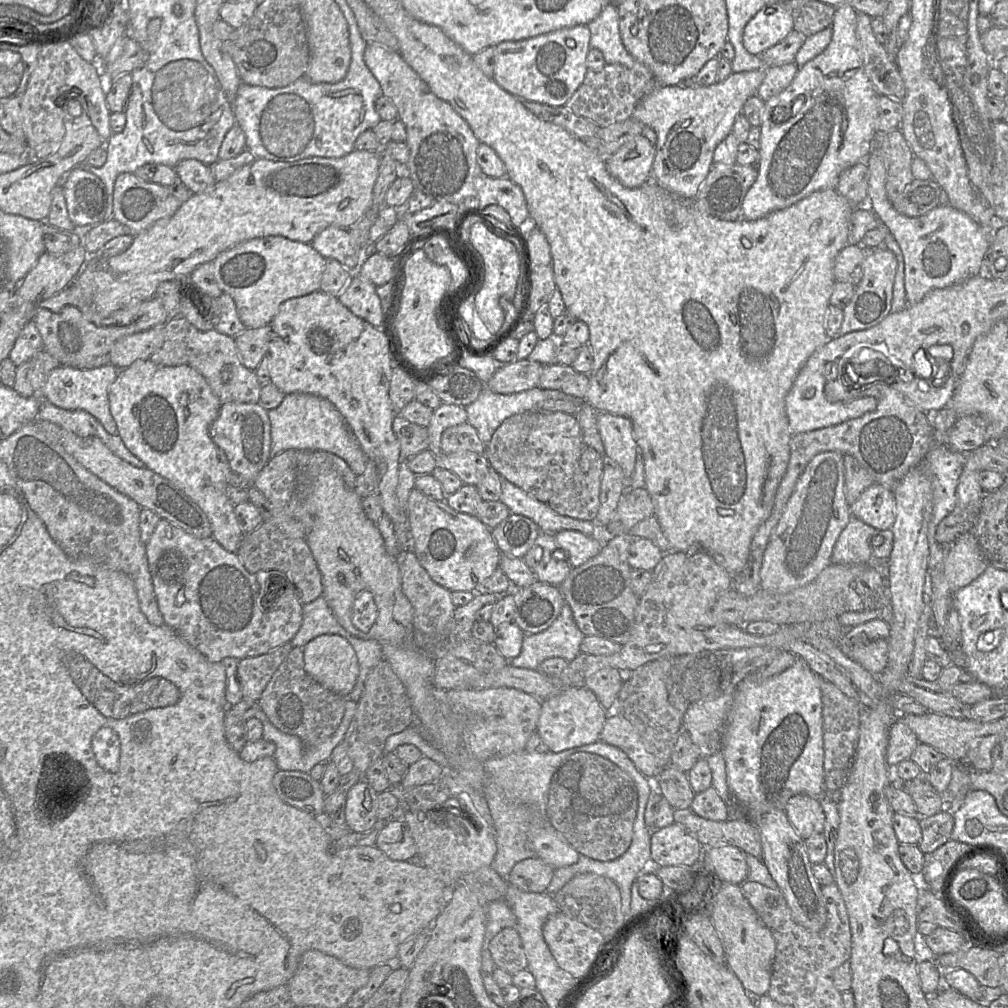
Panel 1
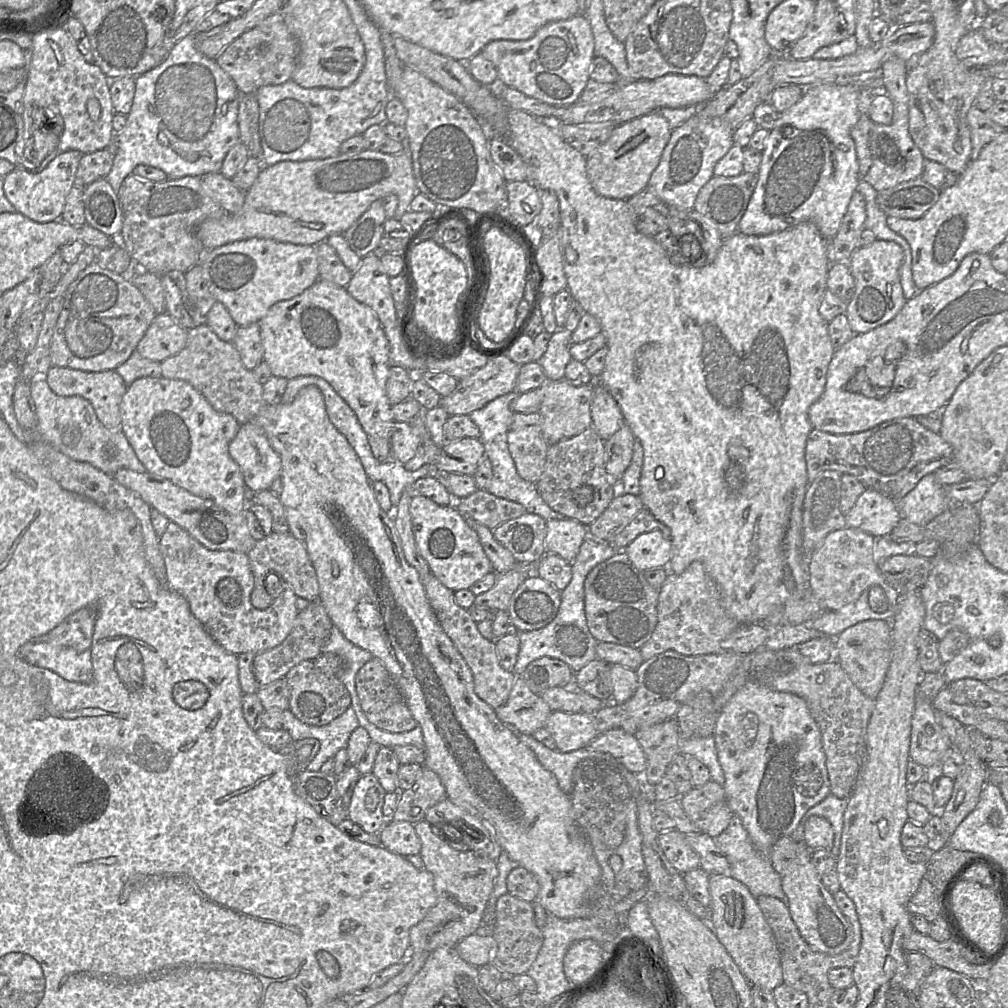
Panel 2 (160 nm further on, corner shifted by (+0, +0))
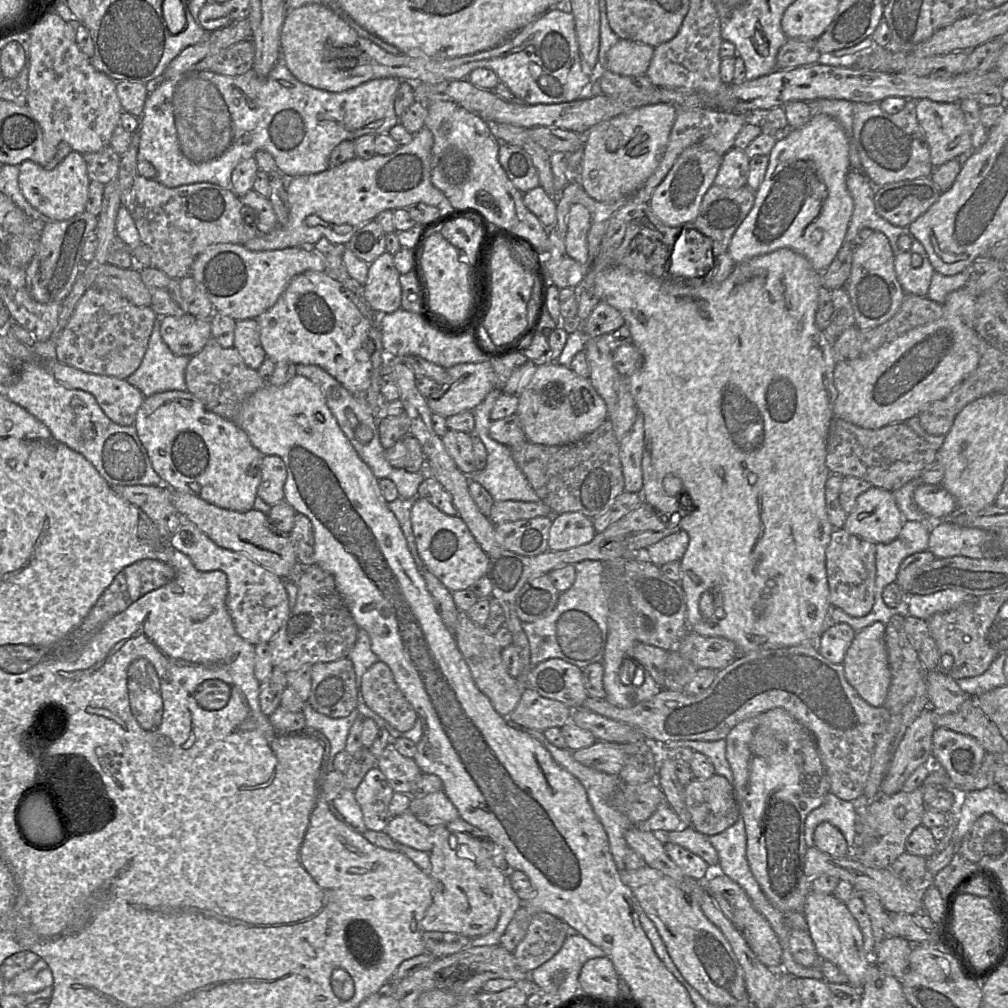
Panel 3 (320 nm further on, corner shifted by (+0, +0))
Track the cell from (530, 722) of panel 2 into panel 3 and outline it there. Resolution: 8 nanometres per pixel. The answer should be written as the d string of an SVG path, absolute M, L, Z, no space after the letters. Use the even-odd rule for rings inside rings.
M526 688L516 708L504 718L506 722L510 719L523 727L544 732L553 727L562 728L571 720L572 711L563 703Z

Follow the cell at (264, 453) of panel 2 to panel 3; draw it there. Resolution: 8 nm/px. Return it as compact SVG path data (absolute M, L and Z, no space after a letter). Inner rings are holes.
M265 455L262 460L262 476L257 495L270 506L284 501L286 466L279 456Z

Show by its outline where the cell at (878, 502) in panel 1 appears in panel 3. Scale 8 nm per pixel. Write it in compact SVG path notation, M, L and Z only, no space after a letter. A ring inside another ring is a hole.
M872 486L861 493L854 510L847 514L844 528L875 544L888 544L901 532L904 518L892 492Z

